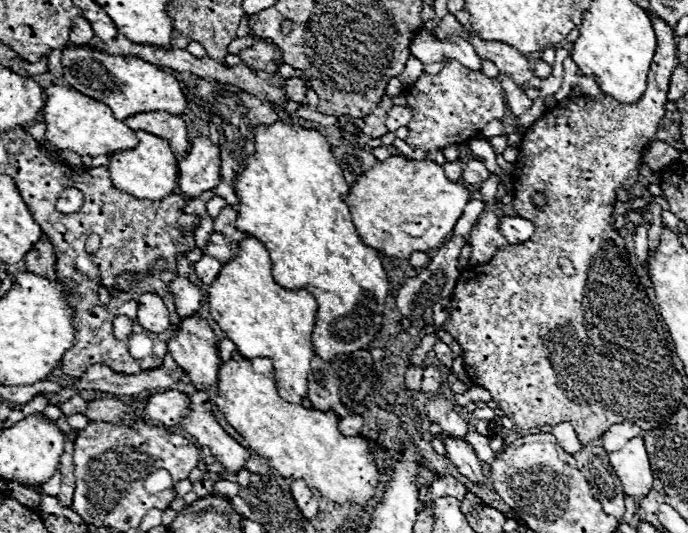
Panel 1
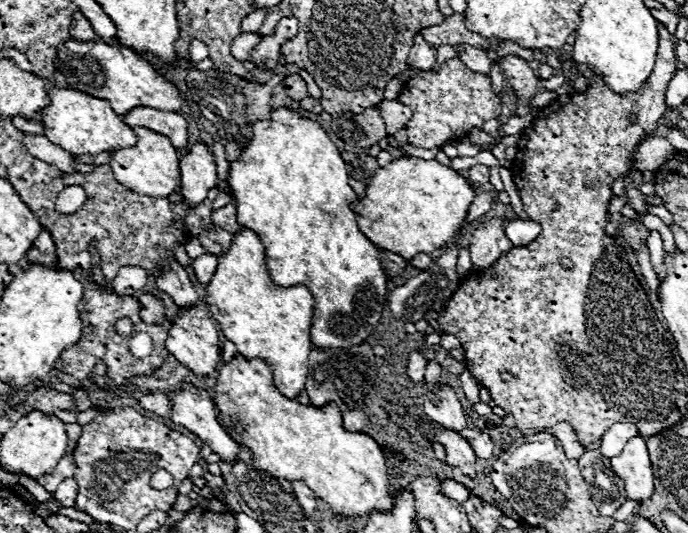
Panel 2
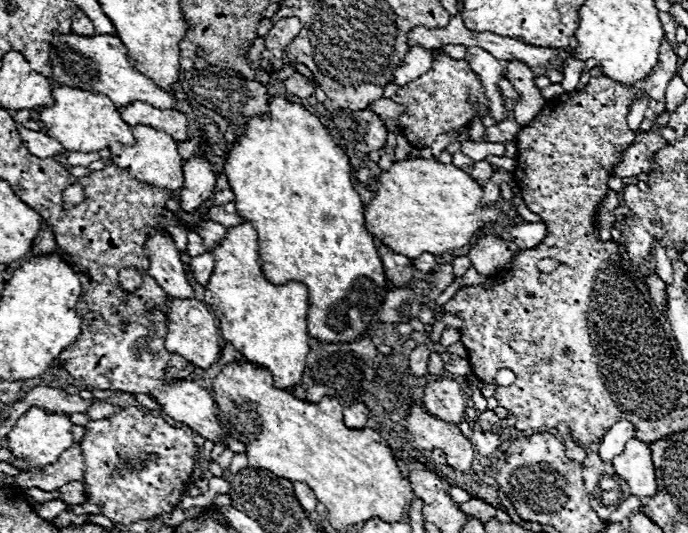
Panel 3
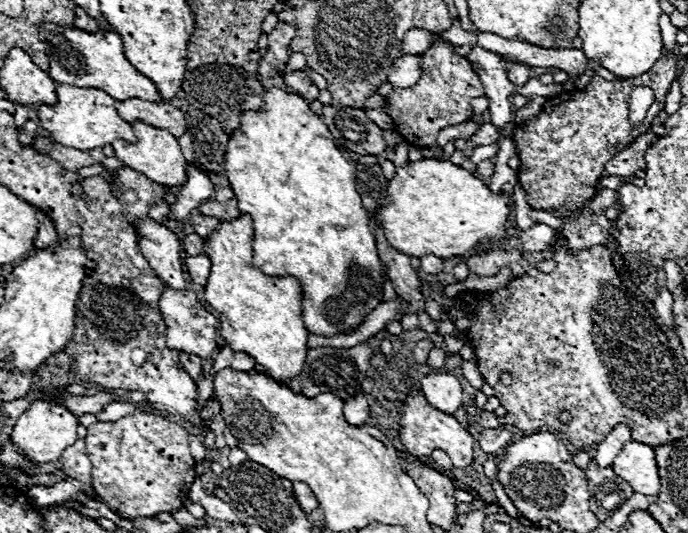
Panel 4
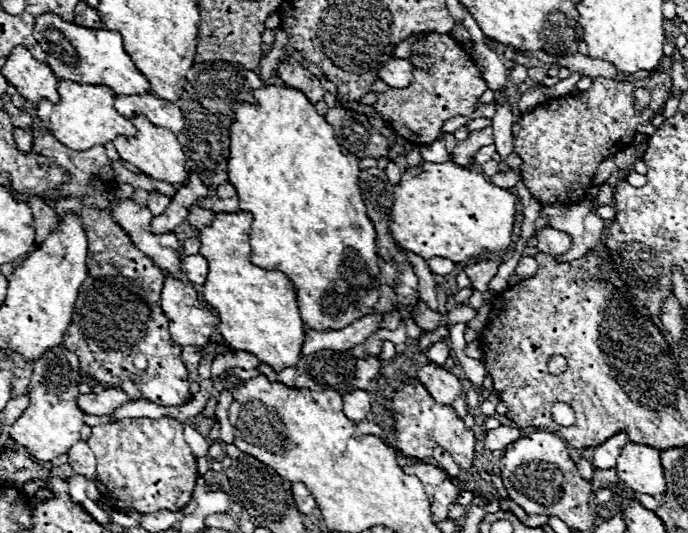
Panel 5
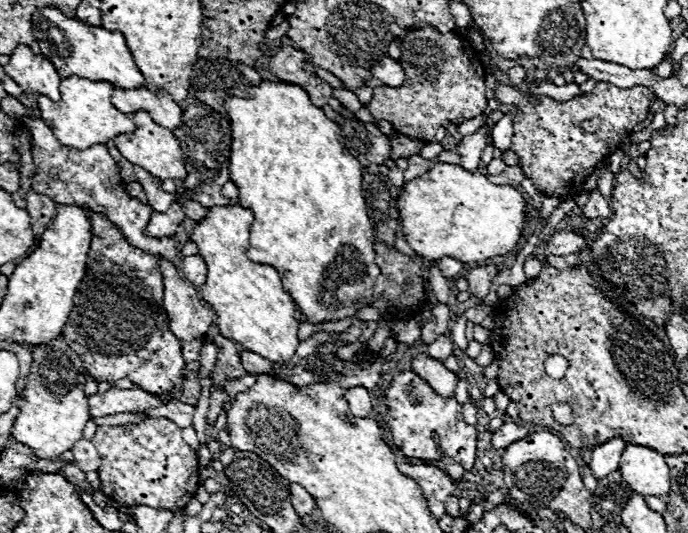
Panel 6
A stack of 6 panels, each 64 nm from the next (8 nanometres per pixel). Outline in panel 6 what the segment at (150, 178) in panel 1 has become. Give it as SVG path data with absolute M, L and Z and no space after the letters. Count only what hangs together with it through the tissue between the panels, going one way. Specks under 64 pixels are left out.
M146 110L134 112L132 120L136 124L136 130L120 134L120 136L114 138L114 144L120 150L120 154L128 162L132 162L134 166L142 166L162 180L166 180L166 178L184 180L186 178L186 168L184 168L184 154L182 154L182 148L180 148L180 140L168 128L156 124Z

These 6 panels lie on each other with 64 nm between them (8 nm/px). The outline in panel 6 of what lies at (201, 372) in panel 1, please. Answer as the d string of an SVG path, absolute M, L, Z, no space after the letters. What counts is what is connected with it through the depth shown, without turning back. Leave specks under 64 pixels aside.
M156 256L164 278L164 308L170 316L170 330L178 340L202 340L212 326L212 310L202 306L198 292L190 282L184 282L178 268Z

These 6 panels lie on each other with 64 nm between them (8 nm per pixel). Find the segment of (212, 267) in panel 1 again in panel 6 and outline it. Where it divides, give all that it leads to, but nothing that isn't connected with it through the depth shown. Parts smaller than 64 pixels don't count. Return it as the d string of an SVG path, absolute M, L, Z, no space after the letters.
M186 256L182 258L182 272L194 284L202 286L206 282L206 262L200 256Z

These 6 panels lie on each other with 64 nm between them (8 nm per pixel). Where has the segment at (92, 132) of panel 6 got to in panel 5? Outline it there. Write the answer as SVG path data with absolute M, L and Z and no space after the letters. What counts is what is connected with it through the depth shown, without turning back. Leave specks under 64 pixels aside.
M64 80L58 84L58 92L58 104L52 104L50 100L38 100L36 116L42 120L44 128L48 128L56 136L56 140L62 142L66 148L90 150L96 144L112 142L116 136L134 136L134 124L116 112L114 92L110 88Z

